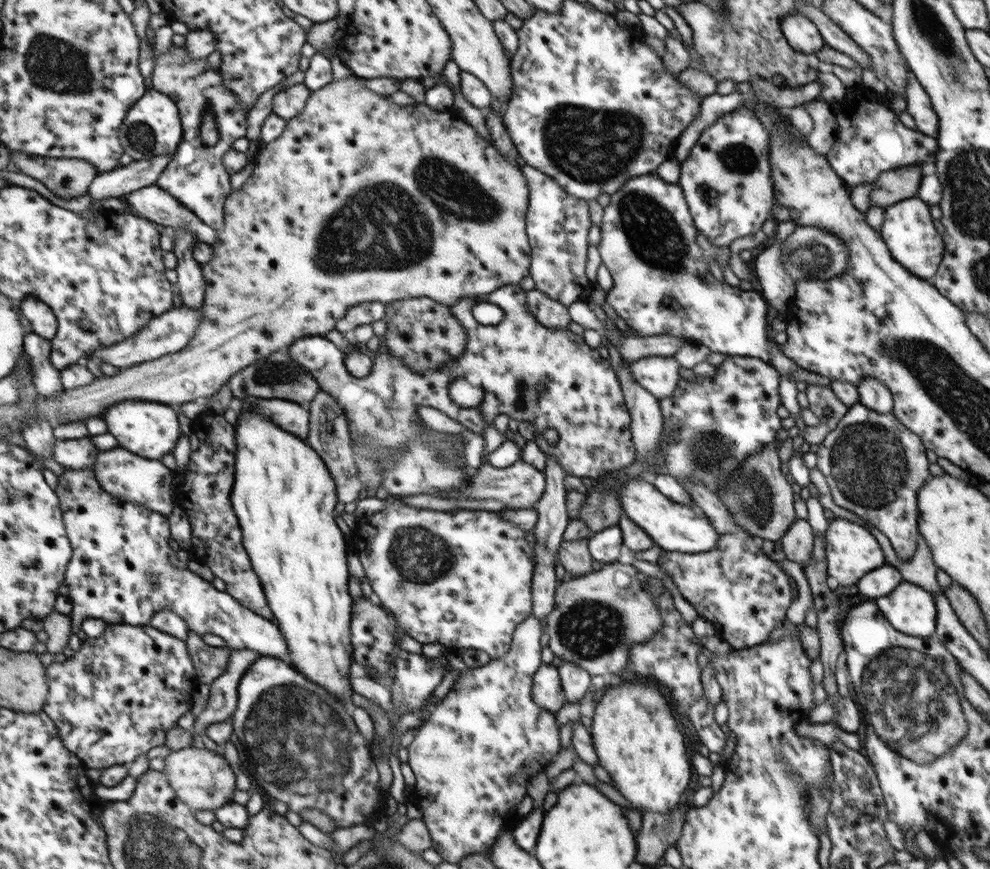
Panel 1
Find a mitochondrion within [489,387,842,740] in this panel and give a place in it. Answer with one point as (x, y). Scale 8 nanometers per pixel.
(591, 629)

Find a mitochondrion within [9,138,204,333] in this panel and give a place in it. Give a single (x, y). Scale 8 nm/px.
(66, 183)

